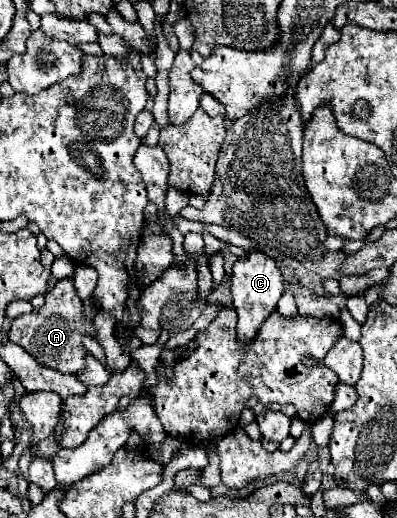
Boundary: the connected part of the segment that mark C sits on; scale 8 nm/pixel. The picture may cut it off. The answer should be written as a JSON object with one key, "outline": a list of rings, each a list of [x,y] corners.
{"outline":[[[247,251],[247,257],[241,257],[231,271],[231,293],[233,293],[233,307],[239,315],[237,321],[237,339],[239,343],[247,345],[257,335],[261,323],[269,317],[269,313],[277,307],[279,297],[283,295],[283,275],[273,257],[265,255],[263,251]]]}

